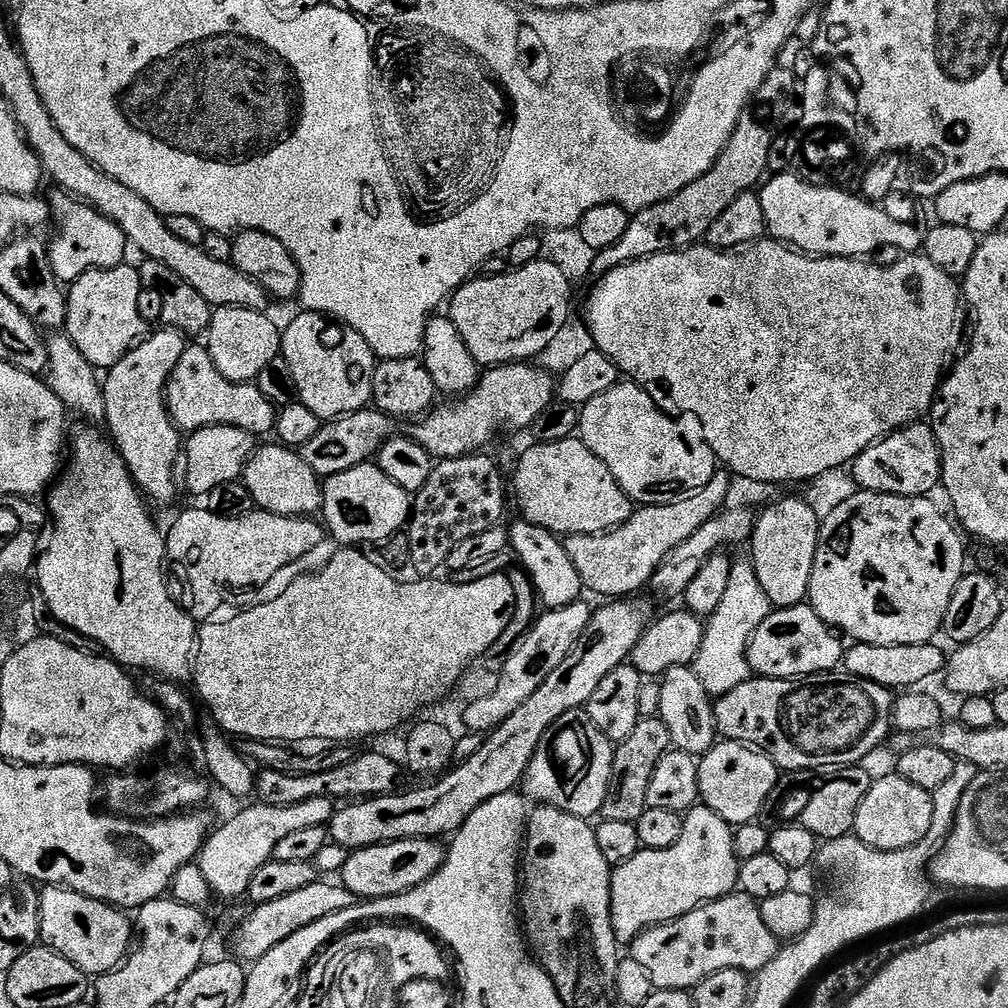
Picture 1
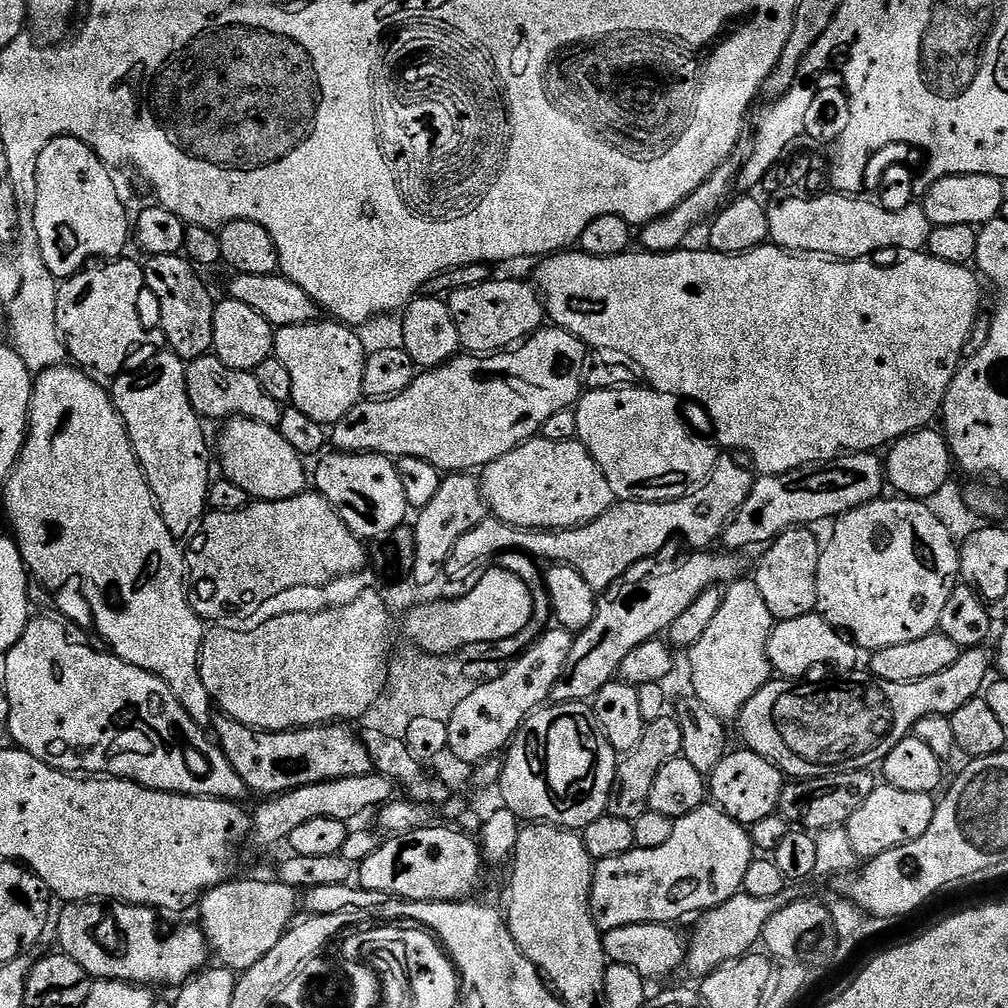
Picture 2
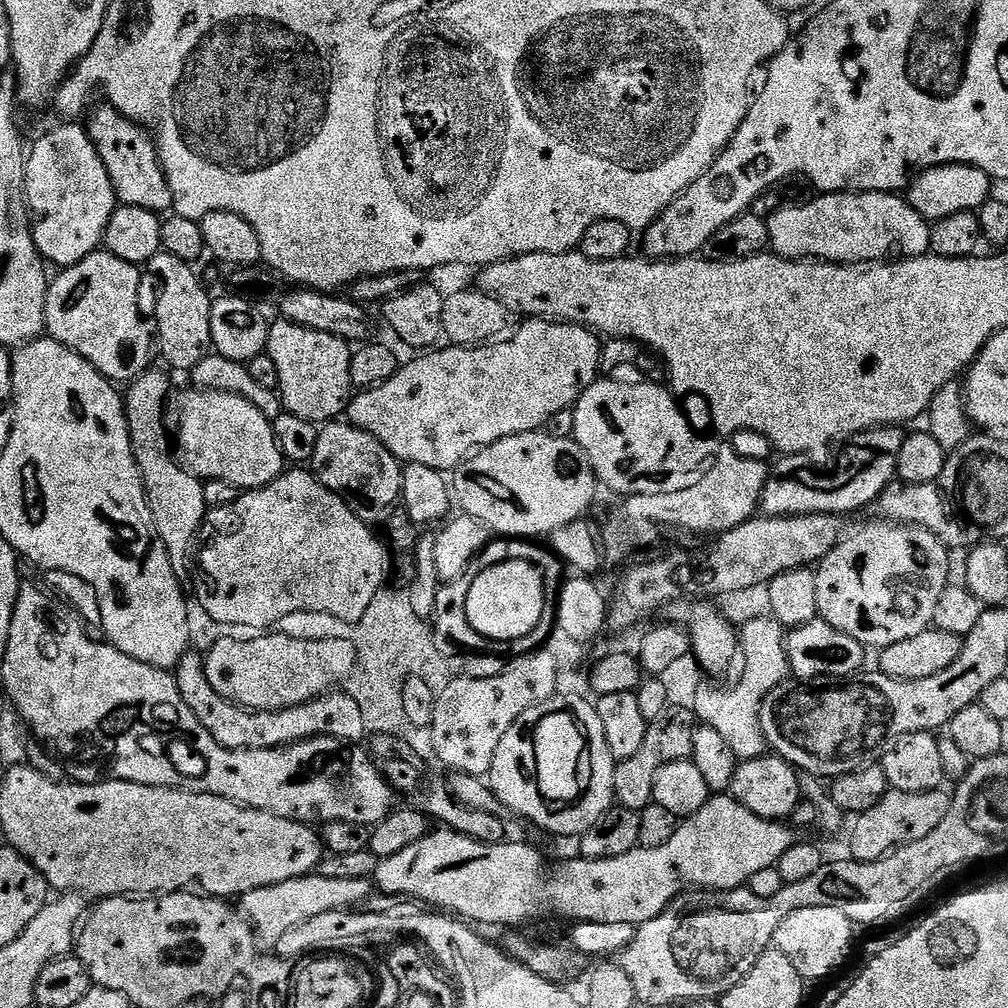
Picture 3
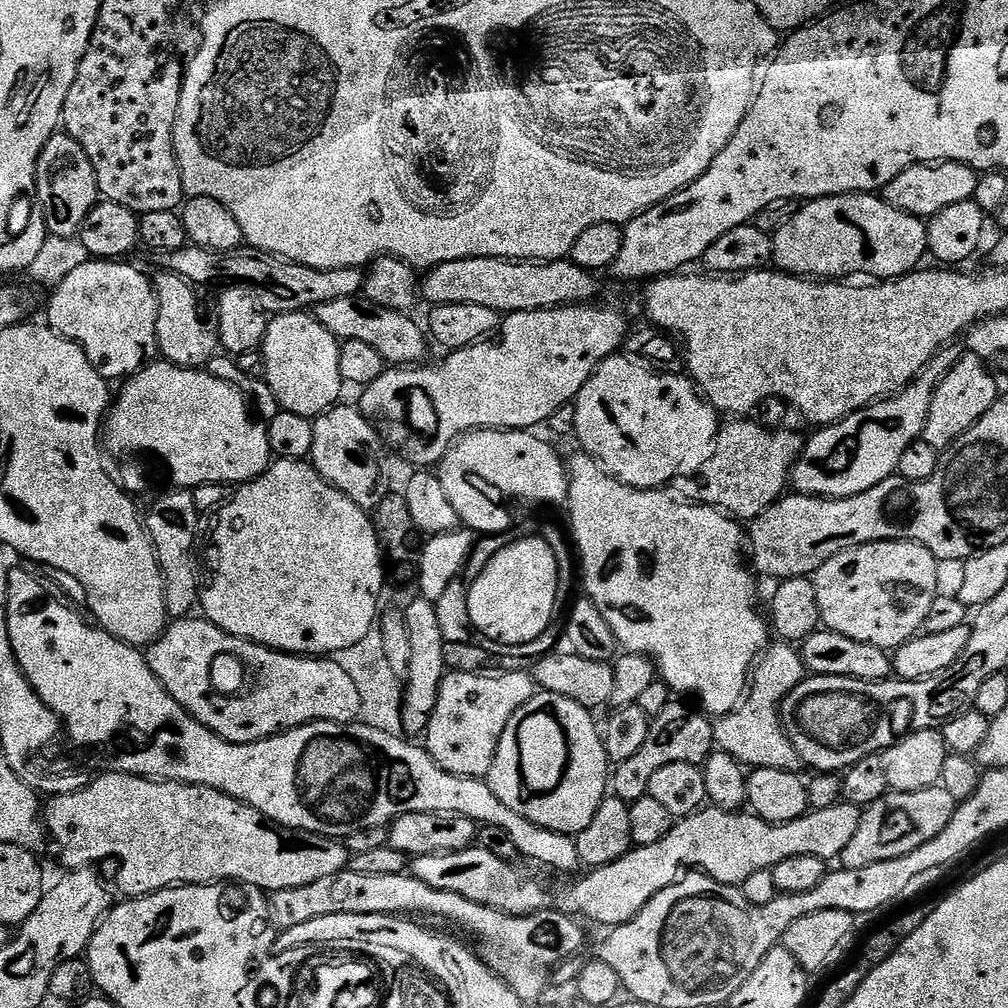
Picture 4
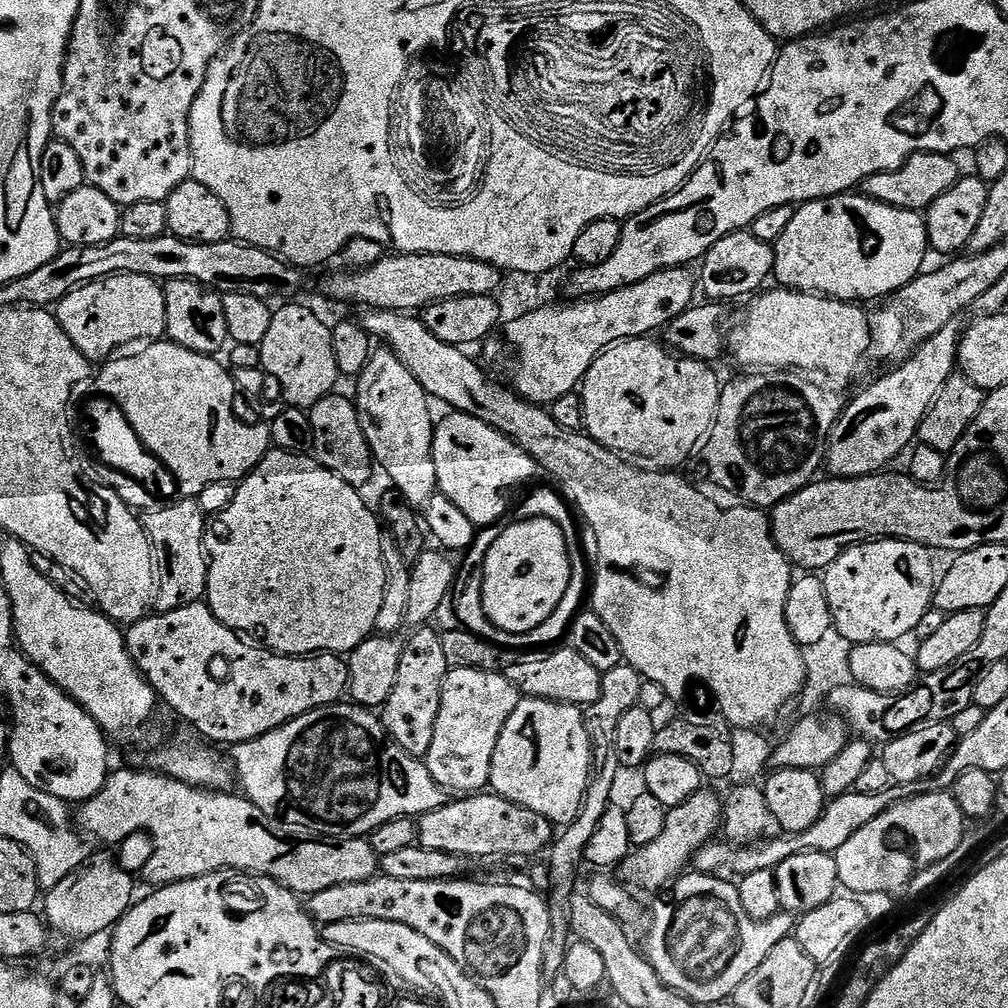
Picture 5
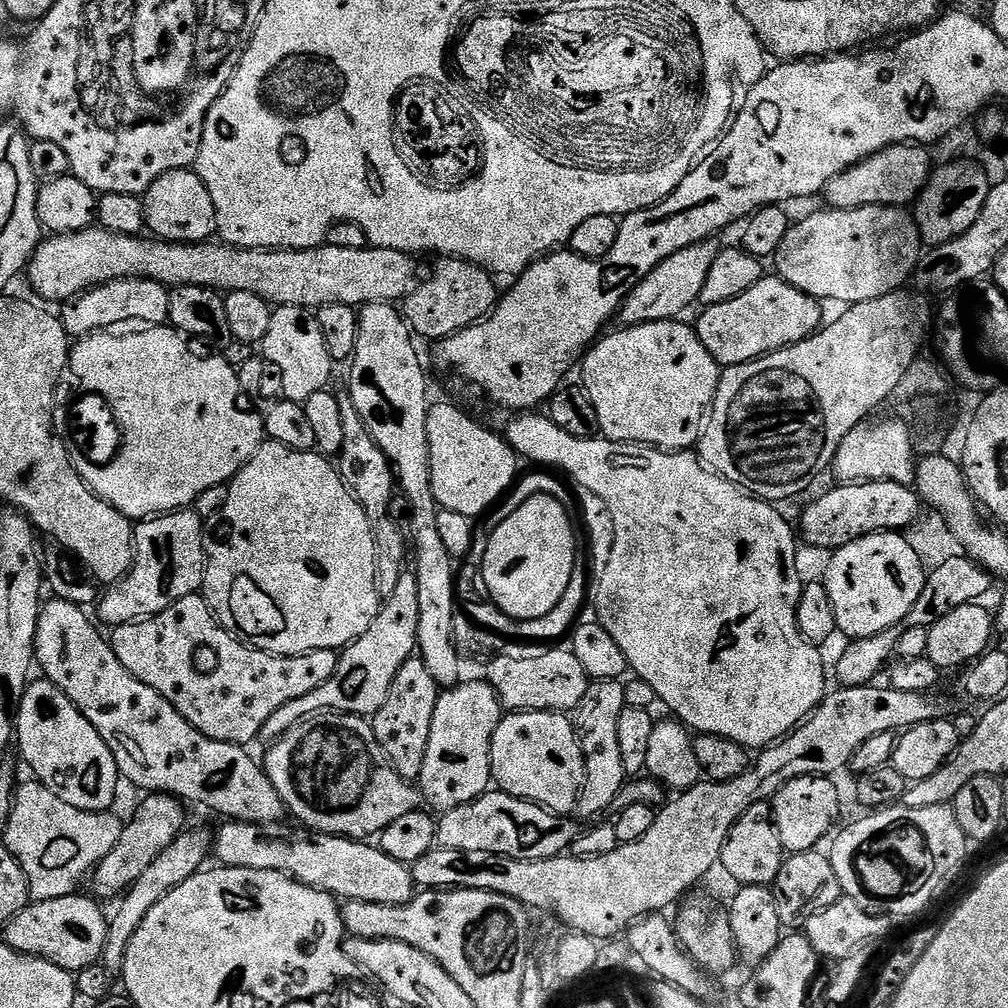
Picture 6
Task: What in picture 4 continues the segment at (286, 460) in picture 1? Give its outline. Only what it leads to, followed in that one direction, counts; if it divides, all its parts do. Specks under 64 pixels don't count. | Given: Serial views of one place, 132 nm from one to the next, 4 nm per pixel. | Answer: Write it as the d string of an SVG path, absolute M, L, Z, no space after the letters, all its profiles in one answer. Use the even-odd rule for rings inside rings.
M160 358L145 364L136 375L127 377L124 386L106 417L102 440L107 455L116 459L115 471L125 489L132 490L135 486L136 472L141 472L148 480L173 480L176 483L173 485L180 490L207 484L239 486L263 474L273 459L268 429L263 423L252 421L248 413L250 404L244 393L230 386L230 382L222 382L222 378L214 378L206 370L183 368Z

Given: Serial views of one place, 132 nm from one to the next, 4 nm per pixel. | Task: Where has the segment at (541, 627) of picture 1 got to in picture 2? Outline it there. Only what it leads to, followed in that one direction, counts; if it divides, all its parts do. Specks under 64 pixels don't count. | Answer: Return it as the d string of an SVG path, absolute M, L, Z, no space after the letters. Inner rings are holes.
M556 626L545 631L531 647L505 667L500 681L487 683L486 688L459 703L447 721L448 750L453 752L454 757L473 766L499 757L524 725L524 719L549 703L554 682L558 682L566 666L566 658L570 658L573 639L573 633L567 628Z

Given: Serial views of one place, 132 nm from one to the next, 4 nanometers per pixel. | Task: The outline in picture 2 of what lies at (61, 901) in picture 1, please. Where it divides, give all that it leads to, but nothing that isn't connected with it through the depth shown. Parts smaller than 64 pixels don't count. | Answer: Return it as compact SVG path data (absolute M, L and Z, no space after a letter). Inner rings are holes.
M69 903L61 910L60 921L56 924L59 951L78 962L78 966L96 980L122 980L141 986L183 985L209 963L210 949L204 929L195 923L184 924L169 936L160 936L156 916L153 909L135 904Z

